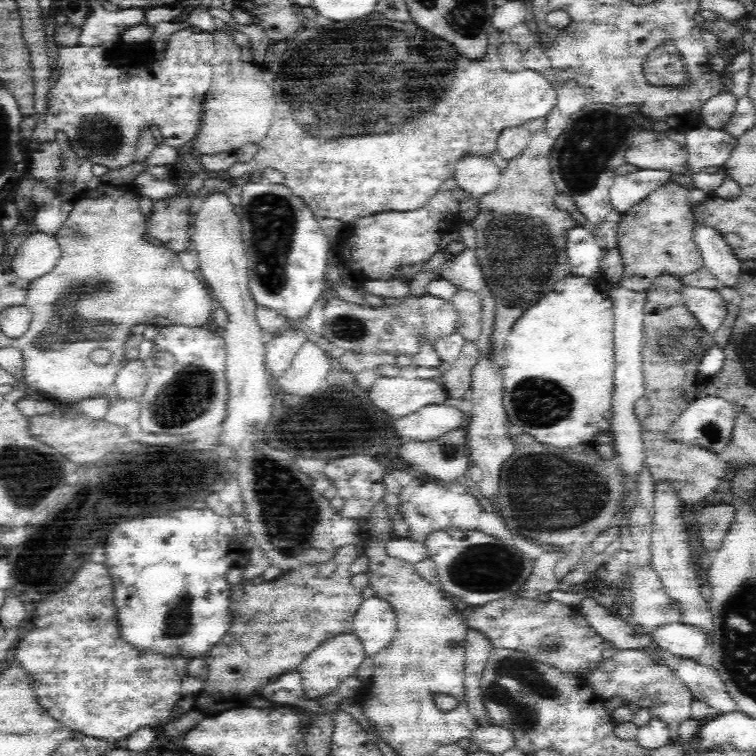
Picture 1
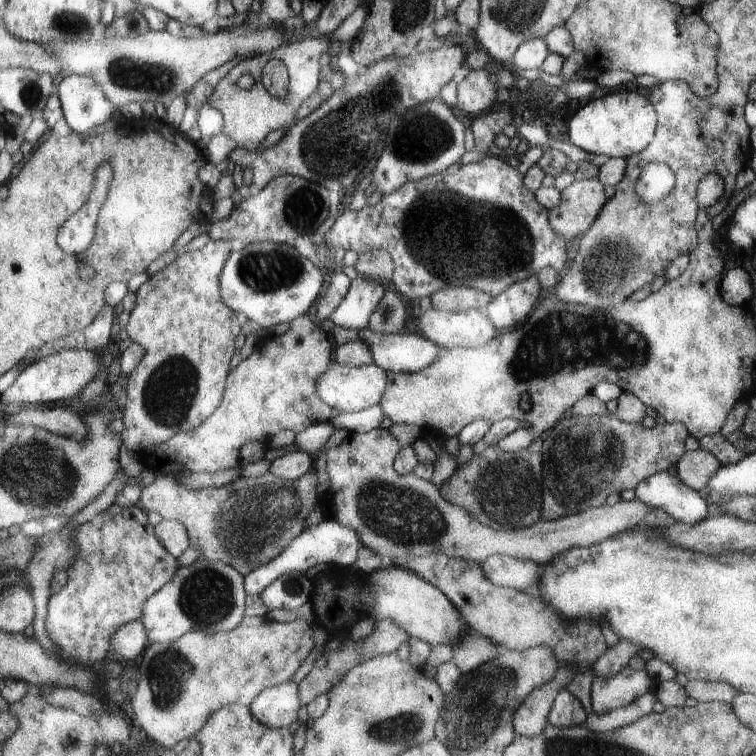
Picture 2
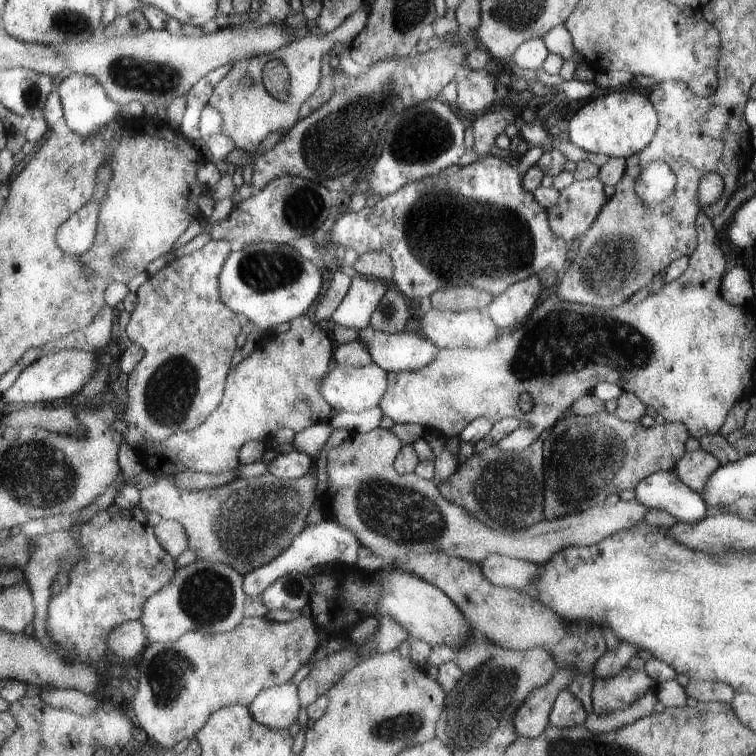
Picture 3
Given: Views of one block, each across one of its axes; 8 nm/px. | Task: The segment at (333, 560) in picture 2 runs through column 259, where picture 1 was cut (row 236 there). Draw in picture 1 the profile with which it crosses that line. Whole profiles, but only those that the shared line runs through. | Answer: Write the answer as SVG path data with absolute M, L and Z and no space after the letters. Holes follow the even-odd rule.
M588 226L570 230L568 258L572 266L572 276L596 278L600 274L600 262L604 256L604 244L594 236L594 232Z

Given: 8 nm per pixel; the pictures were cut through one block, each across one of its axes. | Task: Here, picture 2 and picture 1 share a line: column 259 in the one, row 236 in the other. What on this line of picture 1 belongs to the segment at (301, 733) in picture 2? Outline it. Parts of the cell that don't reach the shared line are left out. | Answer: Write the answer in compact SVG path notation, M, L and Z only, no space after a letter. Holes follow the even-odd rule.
M698 226L698 250L704 258L704 266L716 276L720 288L738 288L738 278L742 276L742 262L734 256L730 246L710 228Z

